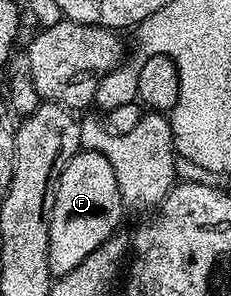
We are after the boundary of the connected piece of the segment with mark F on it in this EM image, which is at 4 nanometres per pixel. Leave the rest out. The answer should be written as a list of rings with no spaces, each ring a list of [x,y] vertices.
[[[82,150],[67,162],[59,178],[55,194],[55,210],[51,214],[49,231],[49,271],[54,277],[65,276],[87,254],[91,254],[104,240],[118,231],[123,205],[119,194],[119,182],[115,182],[115,170],[107,158],[98,152]]]

